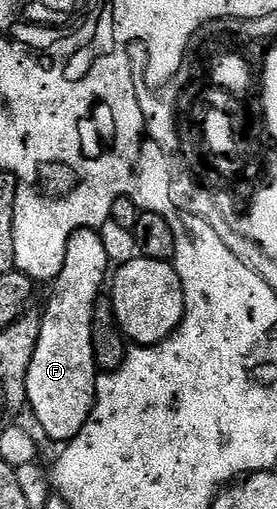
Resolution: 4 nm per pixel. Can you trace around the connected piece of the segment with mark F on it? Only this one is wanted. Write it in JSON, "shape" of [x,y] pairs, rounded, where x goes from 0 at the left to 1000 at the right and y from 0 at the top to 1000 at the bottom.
{"shape":[[[282,448],[242,477],[220,538],[181,560],[184,583],[141,631],[134,688],[97,729],[94,800],[105,809],[112,802],[144,845],[213,876],[292,853],[343,796],[343,597],[390,550],[394,513],[354,454]]]}

